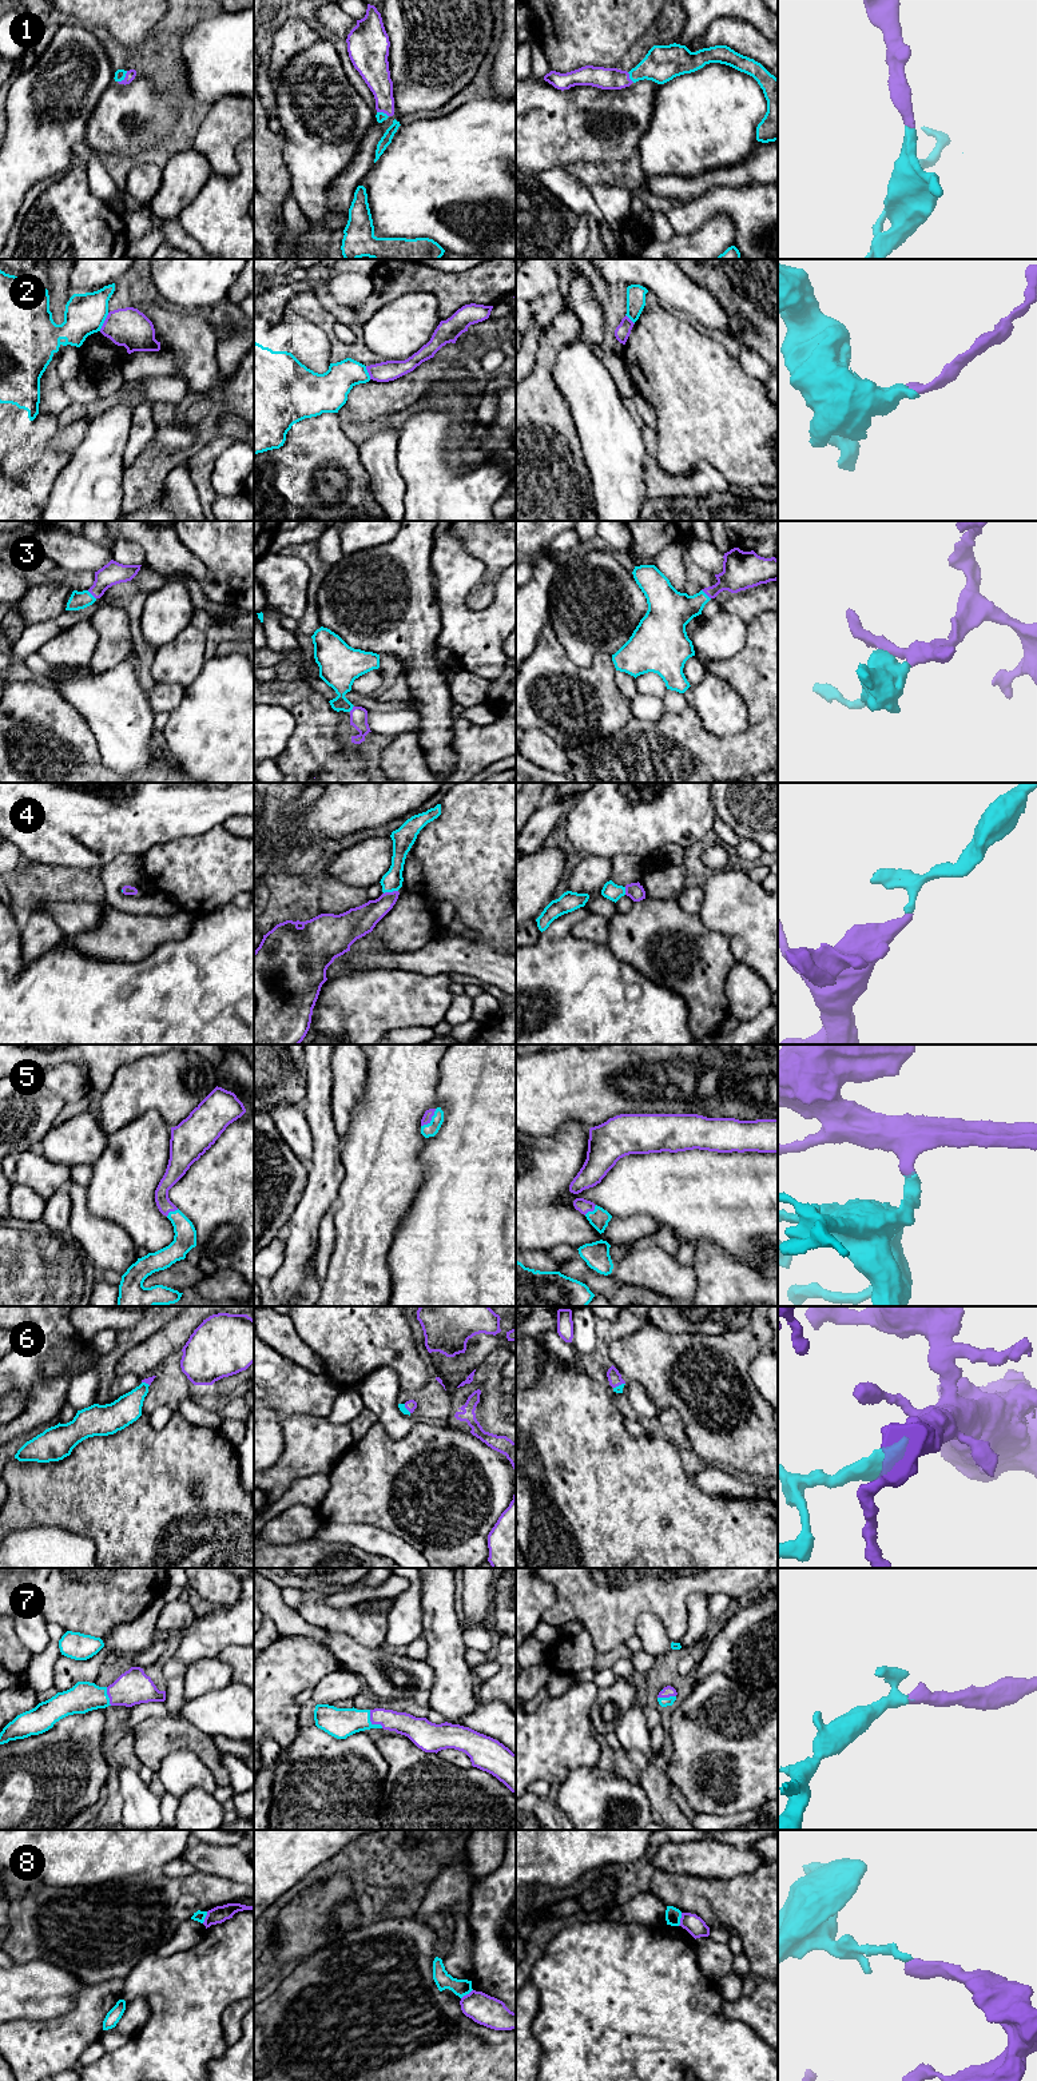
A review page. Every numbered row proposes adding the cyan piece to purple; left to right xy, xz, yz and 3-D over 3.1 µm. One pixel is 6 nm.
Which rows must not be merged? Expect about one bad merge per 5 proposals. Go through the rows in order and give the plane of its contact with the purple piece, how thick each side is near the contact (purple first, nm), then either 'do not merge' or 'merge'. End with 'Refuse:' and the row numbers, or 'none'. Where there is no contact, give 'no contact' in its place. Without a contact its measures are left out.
1: meets purple in xy; 60 nm thick on the purple side, 60 nm on the other; merge
2: meets purple in xy; 240 nm thick on the purple side, 240 nm on the other; do not merge
3: meets purple in yz; 220 nm thick on the purple side, 260 nm on the other; merge
4: meets purple in xz; 170 nm thick on the purple side, 120 nm on the other; merge
5: meets purple in xz; 60 nm thick on the purple side, 80 nm on the other; merge
6: meets purple in yz; 80 nm thick on the purple side, 50 nm on the other; merge
7: meets purple in xz; 130 nm thick on the purple side, 180 nm on the other; merge
8: meets purple in yz; 110 nm thick on the purple side, 100 nm on the other; do not merge
Refuse: 2, 8

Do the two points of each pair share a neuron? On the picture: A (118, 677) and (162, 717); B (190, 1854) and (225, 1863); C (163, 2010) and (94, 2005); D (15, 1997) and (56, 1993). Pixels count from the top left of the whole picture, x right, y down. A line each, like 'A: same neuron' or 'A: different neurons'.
A: different neurons
B: same neuron
C: different neurons
D: same neuron

